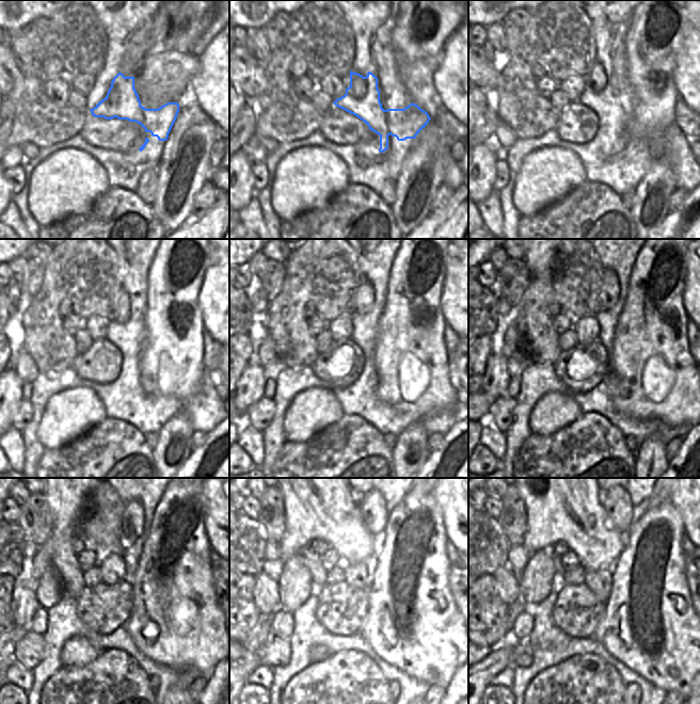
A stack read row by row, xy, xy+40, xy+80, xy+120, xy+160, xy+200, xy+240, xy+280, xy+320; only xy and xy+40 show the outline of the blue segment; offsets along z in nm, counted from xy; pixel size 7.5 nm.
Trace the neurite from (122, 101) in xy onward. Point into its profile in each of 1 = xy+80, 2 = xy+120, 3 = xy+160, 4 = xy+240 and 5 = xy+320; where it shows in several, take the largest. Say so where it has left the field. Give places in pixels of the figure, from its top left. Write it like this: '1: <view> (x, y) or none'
1: xy+80 (601, 95)
2: xy+120 (126, 331)
3: xy+160 (367, 310)
4: xy+240 (130, 534)
5: xy+320 (617, 504)

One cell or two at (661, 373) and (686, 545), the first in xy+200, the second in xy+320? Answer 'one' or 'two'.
two

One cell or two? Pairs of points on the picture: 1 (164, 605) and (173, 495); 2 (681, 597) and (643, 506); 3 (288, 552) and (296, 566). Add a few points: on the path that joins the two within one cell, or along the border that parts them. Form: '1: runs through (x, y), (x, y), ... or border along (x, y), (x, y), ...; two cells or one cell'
1: runs through (174, 576), (174, 565), (190, 539), (186, 520); one cell
2: border along (669, 501), (648, 509), (632, 523); two cells
3: border along (298, 553), (283, 565); two cells

